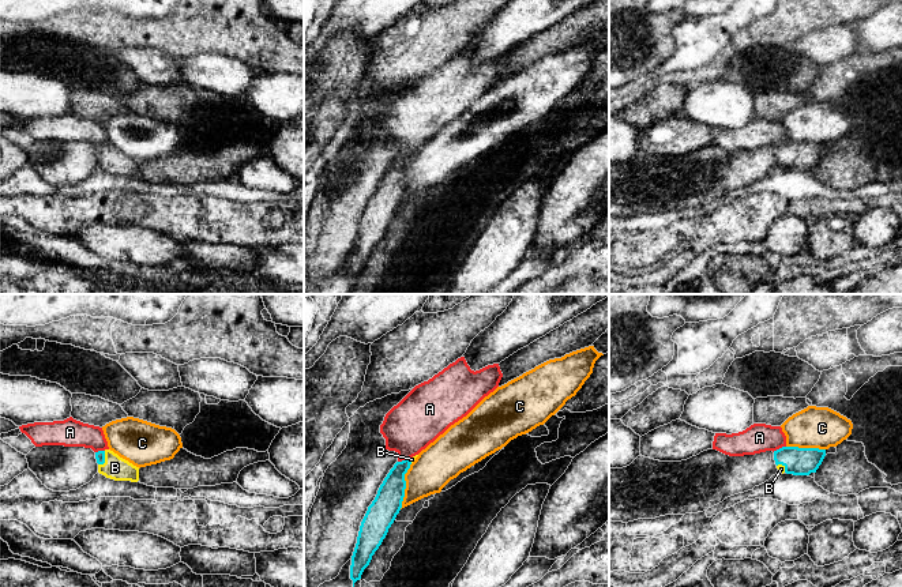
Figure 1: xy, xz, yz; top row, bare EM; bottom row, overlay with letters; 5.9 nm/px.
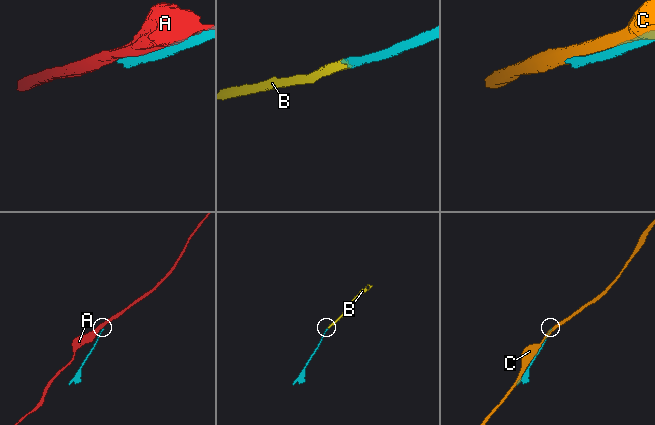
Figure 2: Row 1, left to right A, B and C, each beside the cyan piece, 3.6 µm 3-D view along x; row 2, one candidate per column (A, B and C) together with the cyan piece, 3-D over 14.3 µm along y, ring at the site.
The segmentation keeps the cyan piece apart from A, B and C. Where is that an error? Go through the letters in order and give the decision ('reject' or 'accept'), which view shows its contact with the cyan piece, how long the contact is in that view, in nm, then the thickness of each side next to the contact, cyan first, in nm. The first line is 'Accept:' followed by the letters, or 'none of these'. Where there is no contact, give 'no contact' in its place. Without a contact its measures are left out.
Accept: B
A: reject; meets cyan in yz; contact 90 nm long; 160 nm thick on the cyan side, 180 nm on the other
B: accept; meets cyan in xy; contact 100 nm long; 60 nm thick on the cyan side, 140 nm on the other
C: reject; meets cyan in xz; contact 280 nm long; 170 nm thick on the cyan side, 240 nm on the other

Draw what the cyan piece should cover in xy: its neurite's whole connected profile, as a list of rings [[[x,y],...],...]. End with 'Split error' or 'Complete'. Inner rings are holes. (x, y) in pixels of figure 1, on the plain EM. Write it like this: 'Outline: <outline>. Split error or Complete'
Outline: [[[110,144],[95,147],[98,168],[114,176],[139,176],[139,162],[120,153]]]. Split error

